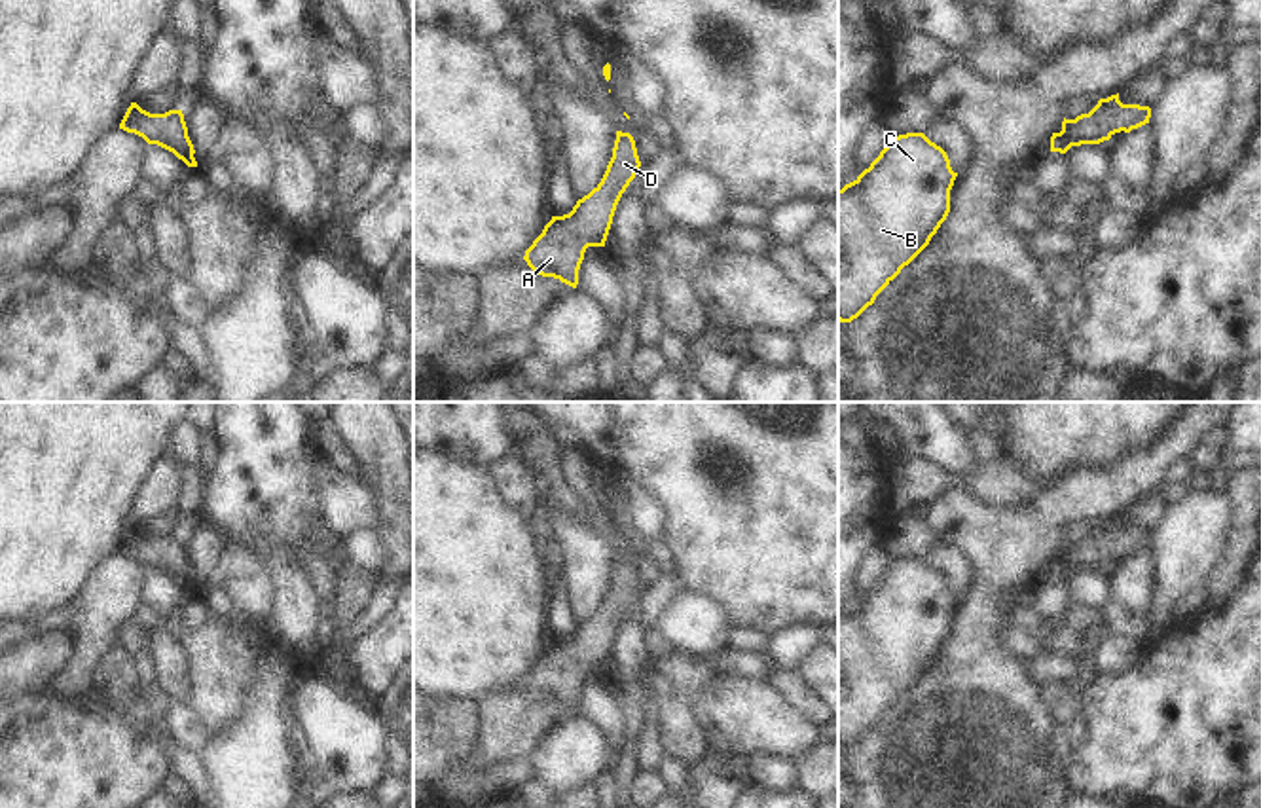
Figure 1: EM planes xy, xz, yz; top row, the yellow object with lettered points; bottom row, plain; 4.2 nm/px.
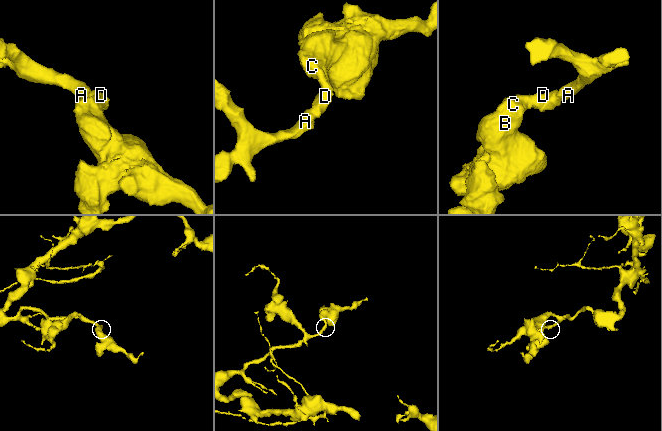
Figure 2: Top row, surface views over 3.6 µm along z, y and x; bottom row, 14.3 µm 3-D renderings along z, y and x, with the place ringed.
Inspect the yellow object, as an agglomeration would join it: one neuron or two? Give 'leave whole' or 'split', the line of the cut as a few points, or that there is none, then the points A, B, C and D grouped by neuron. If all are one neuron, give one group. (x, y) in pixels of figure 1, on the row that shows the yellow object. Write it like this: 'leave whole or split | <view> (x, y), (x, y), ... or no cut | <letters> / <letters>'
leave whole | no cut | A B C D

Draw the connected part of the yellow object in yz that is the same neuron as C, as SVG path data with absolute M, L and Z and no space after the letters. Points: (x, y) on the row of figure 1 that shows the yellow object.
M923 133L889 138L853 182L838 190L838 321L851 322L931 241L950 212L958 173Z

